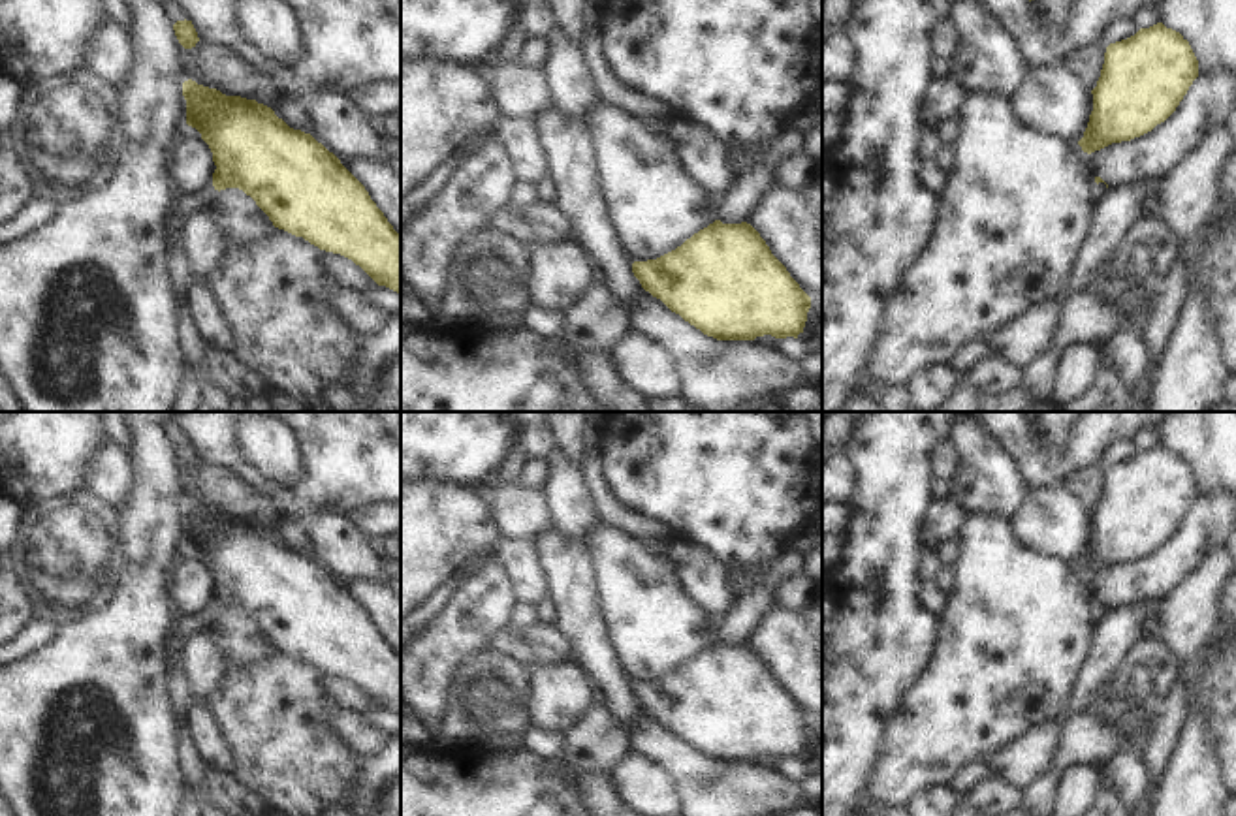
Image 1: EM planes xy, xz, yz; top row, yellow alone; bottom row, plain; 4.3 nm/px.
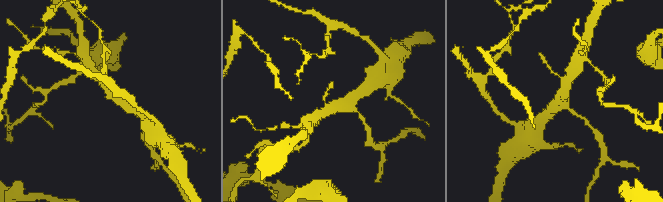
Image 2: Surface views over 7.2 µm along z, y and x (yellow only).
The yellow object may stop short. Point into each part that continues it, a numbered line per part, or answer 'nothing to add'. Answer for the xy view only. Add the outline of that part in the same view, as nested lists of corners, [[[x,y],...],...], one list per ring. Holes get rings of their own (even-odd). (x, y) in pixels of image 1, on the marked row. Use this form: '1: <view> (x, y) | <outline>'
1: xy (185, 202) | [[[211,177],[198,190],[175,194],[173,207],[181,212],[181,216],[186,216],[198,207],[209,205],[213,192],[214,192],[214,186],[213,186],[213,177]]]

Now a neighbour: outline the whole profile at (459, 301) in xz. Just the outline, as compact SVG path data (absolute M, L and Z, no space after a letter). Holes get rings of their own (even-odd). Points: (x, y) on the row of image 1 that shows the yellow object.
M463 243L455 244L450 254L450 273L446 276L442 310L433 322L448 327L470 322L483 293L467 280L472 276L487 276L487 273L489 263L483 256L470 254Z

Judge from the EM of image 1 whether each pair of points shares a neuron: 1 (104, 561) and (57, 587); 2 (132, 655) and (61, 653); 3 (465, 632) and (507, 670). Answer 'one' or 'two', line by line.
1: two
2: one
3: two

